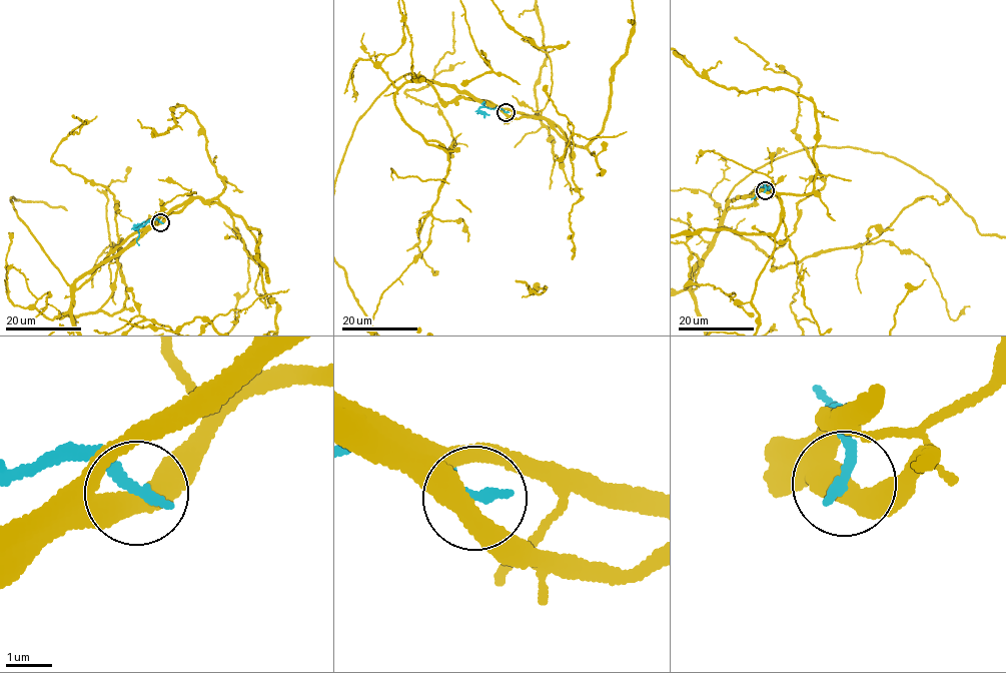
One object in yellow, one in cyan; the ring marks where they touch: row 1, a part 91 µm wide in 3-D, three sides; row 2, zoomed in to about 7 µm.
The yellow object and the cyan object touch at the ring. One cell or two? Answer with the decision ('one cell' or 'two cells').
two cells

